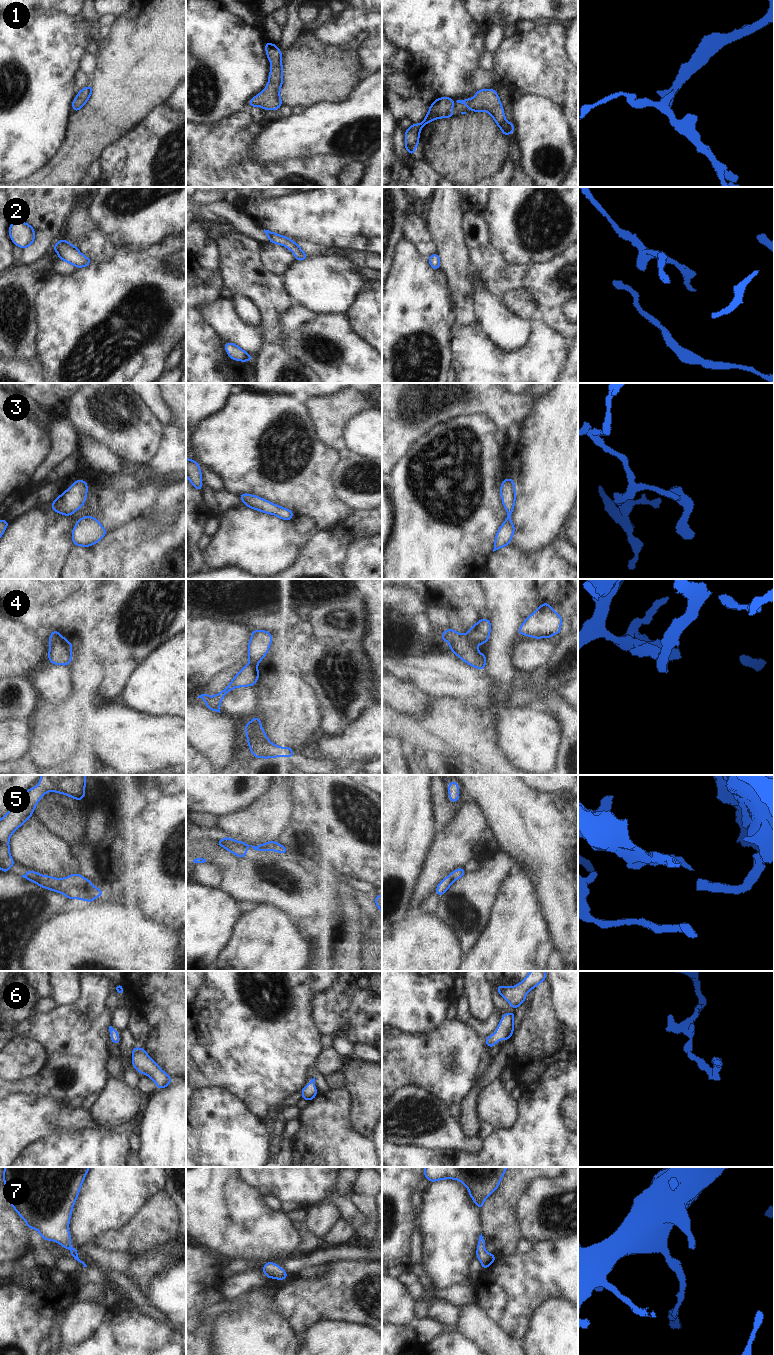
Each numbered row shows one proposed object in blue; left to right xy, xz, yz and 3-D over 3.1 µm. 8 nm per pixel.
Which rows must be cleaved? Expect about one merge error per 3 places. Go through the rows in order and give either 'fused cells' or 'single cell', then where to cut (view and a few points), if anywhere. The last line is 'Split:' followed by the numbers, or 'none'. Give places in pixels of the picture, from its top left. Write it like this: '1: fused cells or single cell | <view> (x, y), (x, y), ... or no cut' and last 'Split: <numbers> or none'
1: single cell | no cut
2: single cell | no cut
3: single cell | no cut
4: fused cells | yz (467, 633), (470, 641), (475, 645)
5: single cell | no cut
6: single cell | no cut
7: single cell | no cut
Split: 4

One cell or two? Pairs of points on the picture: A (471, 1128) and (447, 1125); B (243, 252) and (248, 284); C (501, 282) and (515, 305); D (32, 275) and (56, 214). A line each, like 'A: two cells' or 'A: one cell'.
A: two cells
B: one cell
C: two cells
D: two cells

